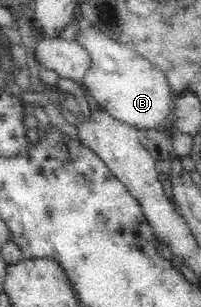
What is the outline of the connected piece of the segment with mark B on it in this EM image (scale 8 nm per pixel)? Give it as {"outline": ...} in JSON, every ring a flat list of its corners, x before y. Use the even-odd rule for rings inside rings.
{"outline":[[93,25,75,33,75,41,81,44,89,56,91,67,84,75,84,85,92,102,105,108,113,118,131,128,142,131,161,131,161,134,173,139,179,133,176,127,176,96,162,71,140,58,130,47,122,45]]}

